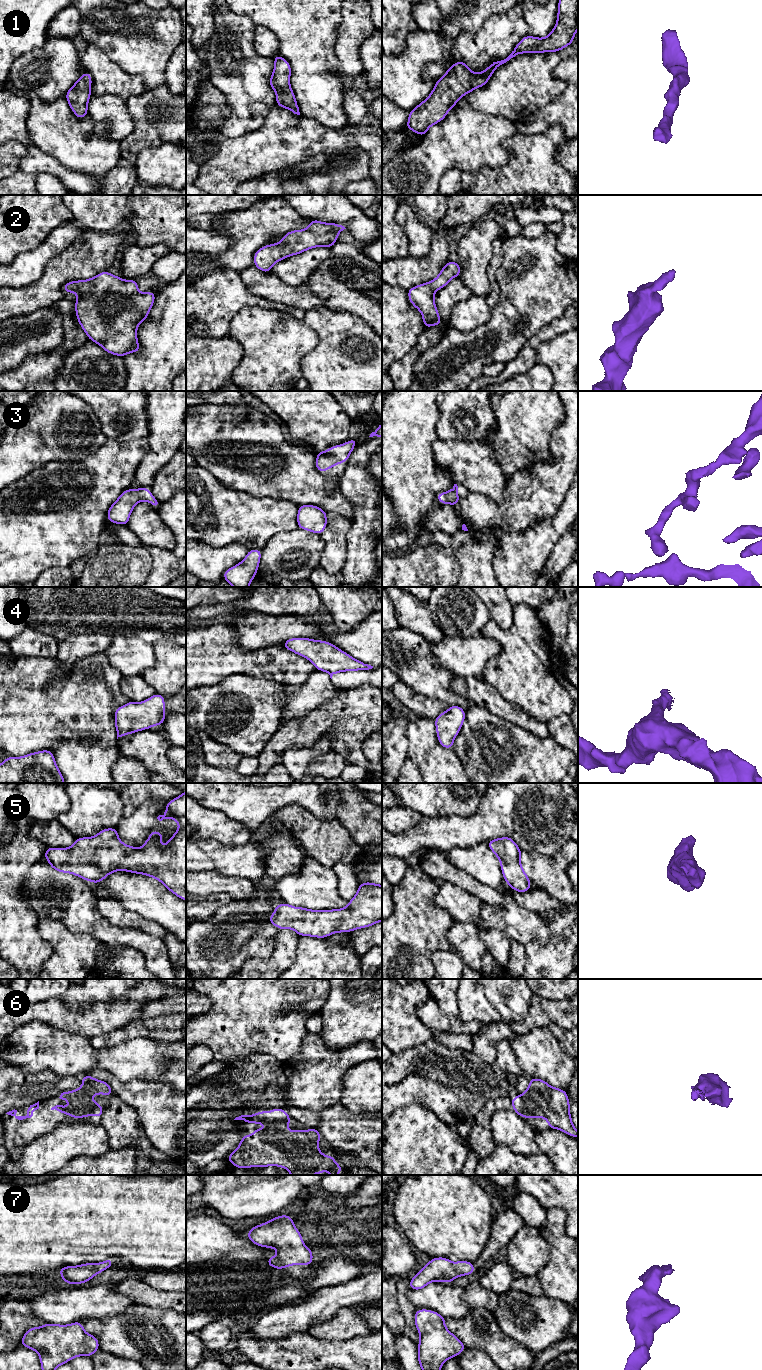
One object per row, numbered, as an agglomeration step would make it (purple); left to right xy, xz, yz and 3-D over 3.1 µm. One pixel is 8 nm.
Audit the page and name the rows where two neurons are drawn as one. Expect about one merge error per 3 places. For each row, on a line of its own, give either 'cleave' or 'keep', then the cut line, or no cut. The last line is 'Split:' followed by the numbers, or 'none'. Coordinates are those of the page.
1: keep; cut none
2: keep; cut none
3: keep; cut none
4: keep; cut none
5: keep; cut none
6: keep; cut none
7: keep; cut none
Split: none

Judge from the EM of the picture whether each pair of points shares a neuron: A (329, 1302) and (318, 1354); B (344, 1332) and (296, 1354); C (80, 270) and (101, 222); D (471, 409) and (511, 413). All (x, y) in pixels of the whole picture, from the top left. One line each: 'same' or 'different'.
A: different
B: different
C: different
D: different

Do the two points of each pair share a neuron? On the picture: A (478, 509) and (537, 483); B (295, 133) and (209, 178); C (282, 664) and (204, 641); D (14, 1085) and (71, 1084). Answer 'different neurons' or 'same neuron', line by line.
A: same neuron
B: same neuron
C: same neuron
D: same neuron

